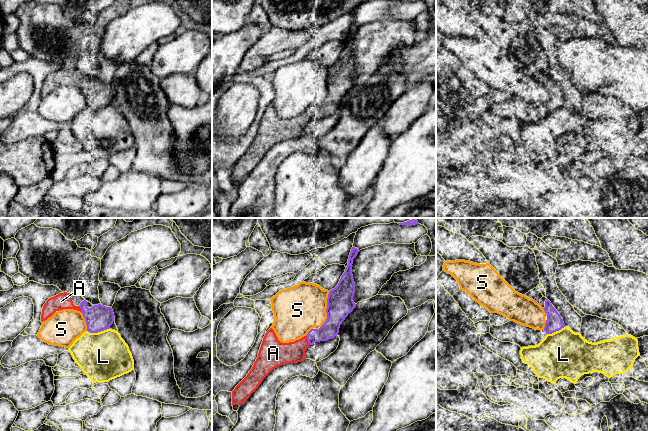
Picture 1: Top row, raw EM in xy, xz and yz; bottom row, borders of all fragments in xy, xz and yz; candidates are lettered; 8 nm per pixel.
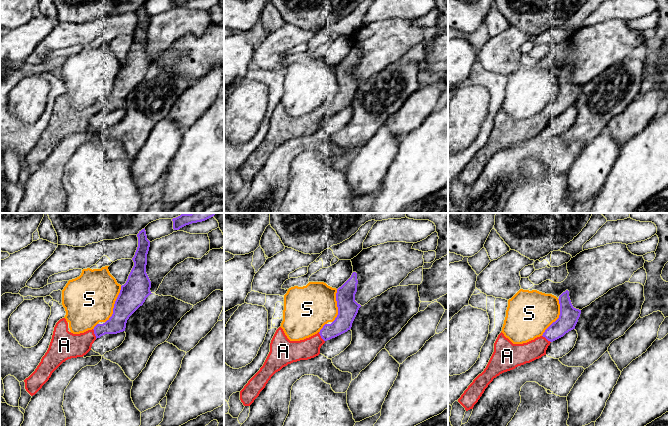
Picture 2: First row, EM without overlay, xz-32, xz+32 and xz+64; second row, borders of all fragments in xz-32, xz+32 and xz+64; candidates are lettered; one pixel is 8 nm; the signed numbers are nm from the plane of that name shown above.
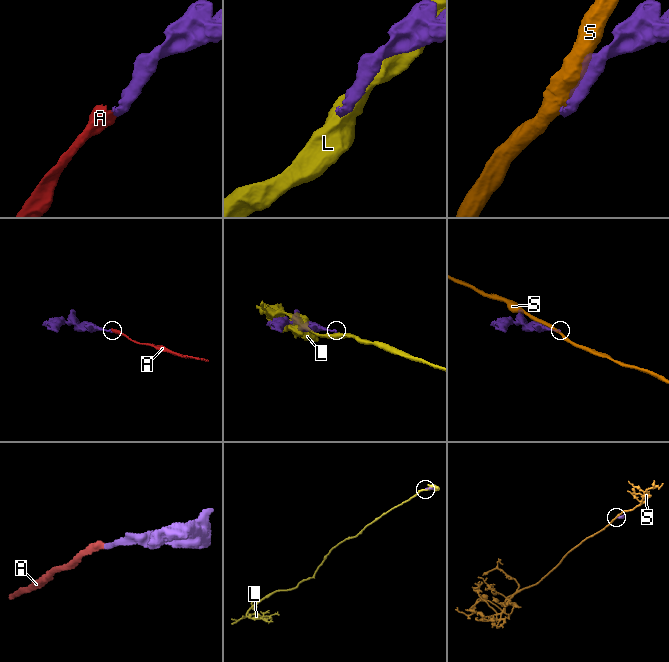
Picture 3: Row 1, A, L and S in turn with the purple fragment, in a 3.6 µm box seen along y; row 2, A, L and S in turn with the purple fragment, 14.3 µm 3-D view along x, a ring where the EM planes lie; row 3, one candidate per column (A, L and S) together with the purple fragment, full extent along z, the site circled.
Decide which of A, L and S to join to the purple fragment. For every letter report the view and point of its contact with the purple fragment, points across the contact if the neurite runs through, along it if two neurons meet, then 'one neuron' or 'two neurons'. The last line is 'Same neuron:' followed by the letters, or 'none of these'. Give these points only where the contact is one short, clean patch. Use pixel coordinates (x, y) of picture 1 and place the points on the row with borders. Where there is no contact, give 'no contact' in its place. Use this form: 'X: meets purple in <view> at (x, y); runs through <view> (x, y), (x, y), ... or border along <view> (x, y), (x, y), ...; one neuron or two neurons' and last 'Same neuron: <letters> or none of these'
A: meets purple in xz at (307, 339); one neuron
L: meets purple in xy at (97, 332); two neurons
S: meets purple in xz at (326, 309); two neurons
Same neuron: A

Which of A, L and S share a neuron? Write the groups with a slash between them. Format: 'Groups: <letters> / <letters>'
Groups: A / L / S

